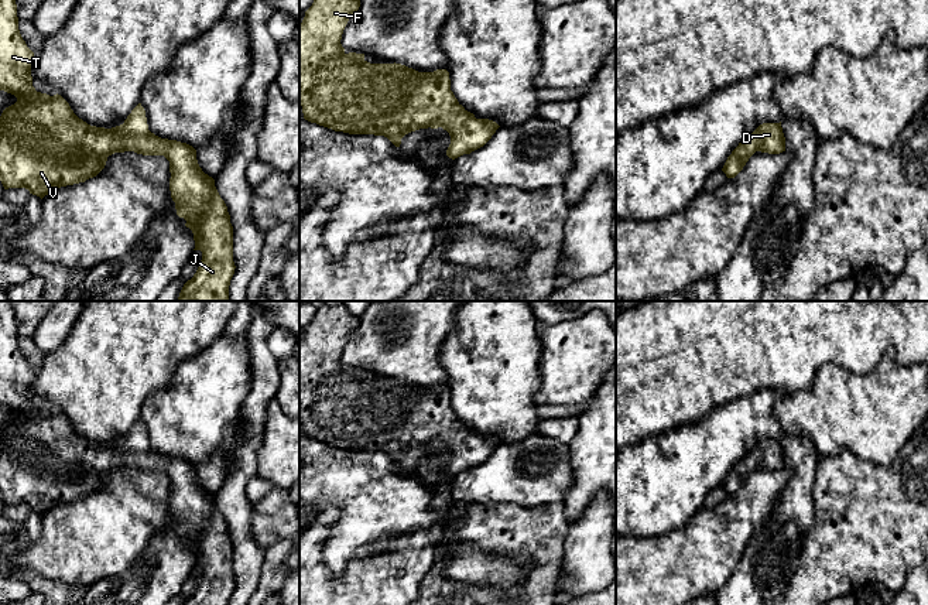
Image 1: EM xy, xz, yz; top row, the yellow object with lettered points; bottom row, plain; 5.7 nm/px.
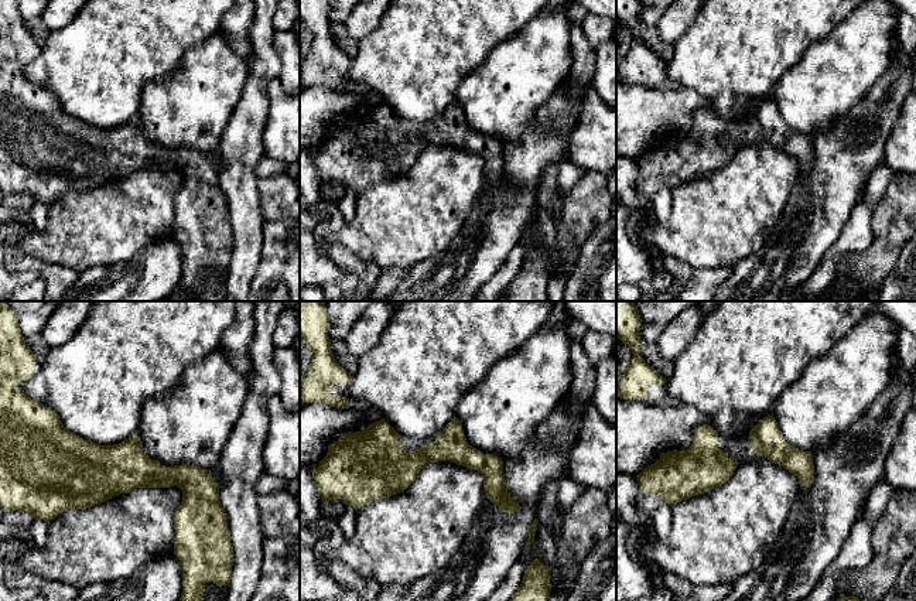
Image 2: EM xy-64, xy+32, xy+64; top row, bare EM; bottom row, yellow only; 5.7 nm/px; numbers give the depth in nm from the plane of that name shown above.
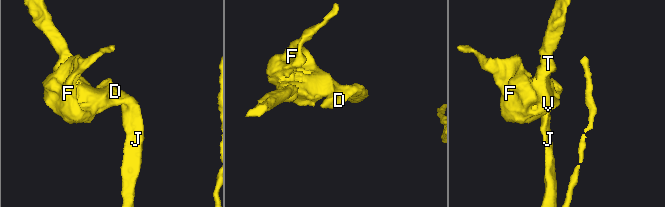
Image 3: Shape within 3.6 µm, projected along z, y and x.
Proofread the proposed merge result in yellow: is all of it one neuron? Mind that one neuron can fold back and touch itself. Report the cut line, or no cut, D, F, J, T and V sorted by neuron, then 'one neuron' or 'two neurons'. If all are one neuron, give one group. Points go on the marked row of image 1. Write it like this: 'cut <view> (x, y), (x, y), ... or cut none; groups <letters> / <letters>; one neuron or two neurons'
cut none; groups D F J T V; one neuron

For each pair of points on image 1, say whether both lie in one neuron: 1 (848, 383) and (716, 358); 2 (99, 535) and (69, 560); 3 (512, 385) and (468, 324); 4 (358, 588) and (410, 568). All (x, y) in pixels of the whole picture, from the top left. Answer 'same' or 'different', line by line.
1: different
2: same
3: same
4: same

